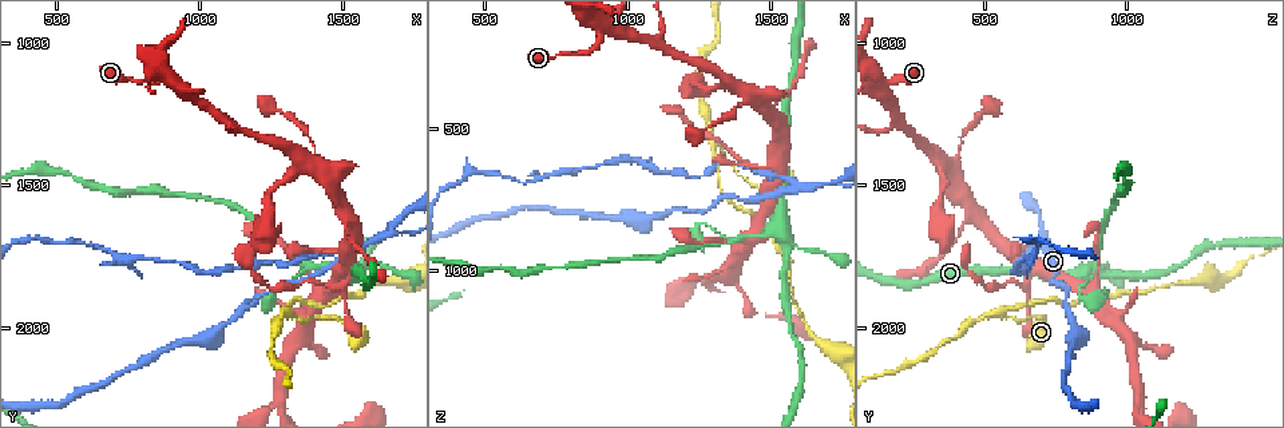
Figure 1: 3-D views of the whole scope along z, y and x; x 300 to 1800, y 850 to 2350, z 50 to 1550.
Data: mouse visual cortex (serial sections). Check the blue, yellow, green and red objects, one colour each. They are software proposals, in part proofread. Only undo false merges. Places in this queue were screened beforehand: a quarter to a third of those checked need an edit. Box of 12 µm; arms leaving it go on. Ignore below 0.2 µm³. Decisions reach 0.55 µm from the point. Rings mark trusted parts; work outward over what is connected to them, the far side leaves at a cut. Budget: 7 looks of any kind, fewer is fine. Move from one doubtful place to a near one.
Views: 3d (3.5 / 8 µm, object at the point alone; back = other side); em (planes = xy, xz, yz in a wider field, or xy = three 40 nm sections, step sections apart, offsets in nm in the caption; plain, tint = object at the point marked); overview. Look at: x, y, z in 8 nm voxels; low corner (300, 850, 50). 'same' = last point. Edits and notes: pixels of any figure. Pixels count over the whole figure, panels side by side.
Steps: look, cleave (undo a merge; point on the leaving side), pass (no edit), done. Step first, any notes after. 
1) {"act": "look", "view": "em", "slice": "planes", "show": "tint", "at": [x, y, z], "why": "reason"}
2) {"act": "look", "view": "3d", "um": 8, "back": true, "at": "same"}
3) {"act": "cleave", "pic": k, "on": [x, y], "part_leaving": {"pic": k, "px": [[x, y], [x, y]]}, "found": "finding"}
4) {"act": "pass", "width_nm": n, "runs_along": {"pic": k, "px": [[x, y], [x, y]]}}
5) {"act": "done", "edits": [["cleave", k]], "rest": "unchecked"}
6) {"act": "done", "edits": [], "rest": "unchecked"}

{"act": "look", "view": "3d", "um": 3.5, "at": [1670, 1670, 710], "why": "thin arm on a thick one"}

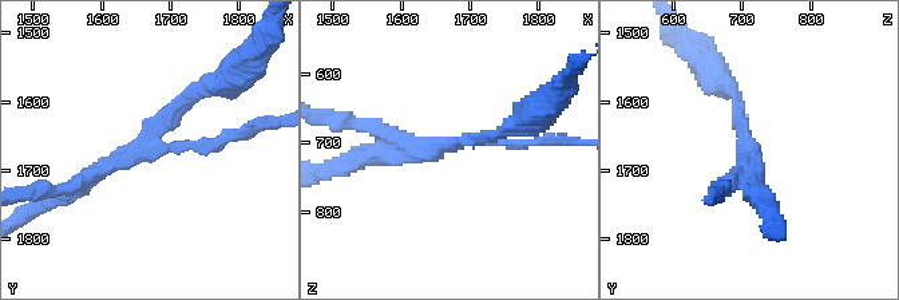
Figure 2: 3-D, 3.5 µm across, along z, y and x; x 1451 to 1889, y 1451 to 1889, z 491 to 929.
{"act": "look", "view": "em", "slice": "xy", "step": 5, "show": "tint", "at": [1655, 1665, 710], "arms": 3, "arm_widths_nm": [100, 150, 200], "why": "shape alone is not enough"}

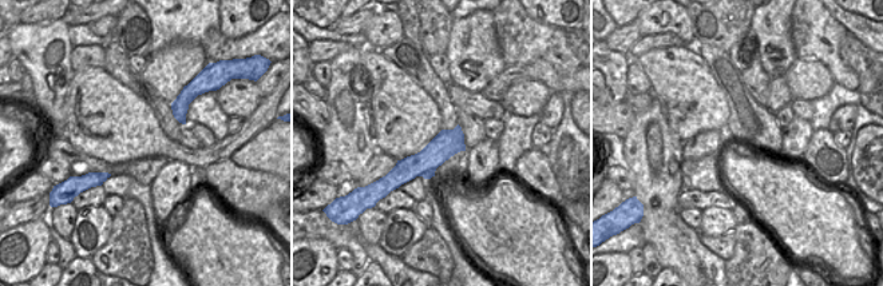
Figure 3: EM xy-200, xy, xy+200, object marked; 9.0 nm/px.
{"act": "cleave", "pic": 2, "on": [40, 188], "part_leaving": {"pic": 2, "px": [[380, 141], [372, 127], [335, 121]]}, "found": "two cells meet here"}

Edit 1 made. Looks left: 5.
{"act": "look", "view": "overview", "why": "redraw"}

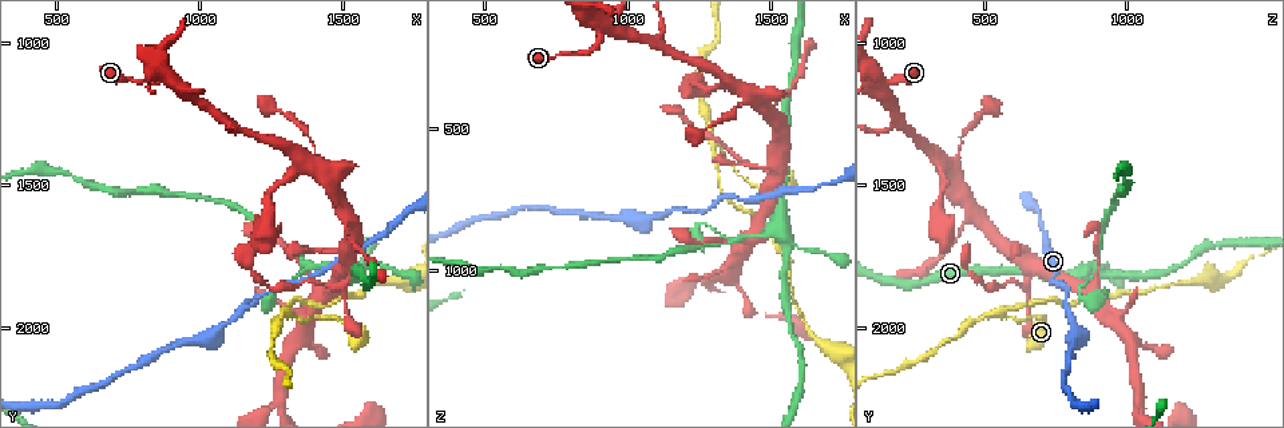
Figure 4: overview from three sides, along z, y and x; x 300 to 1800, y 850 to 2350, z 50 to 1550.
{"act": "look", "view": "3d", "um": 3.5, "at": [1520, 1810, 860], "why": "calibre changes"}

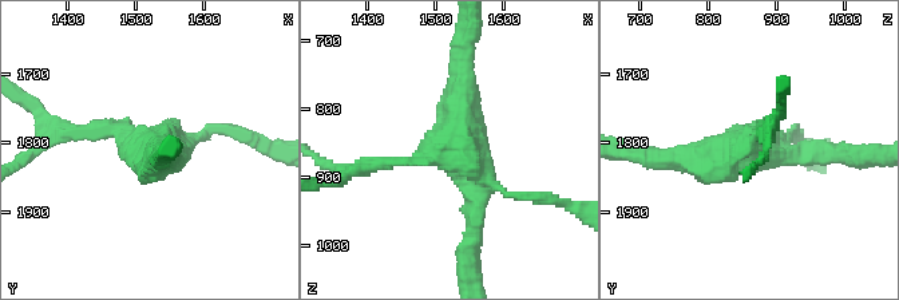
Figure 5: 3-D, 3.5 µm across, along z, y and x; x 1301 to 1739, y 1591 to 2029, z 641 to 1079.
{"act": "look", "view": "em", "slice": "xy", "step": 2, "show": "tint", "at": [1520, 1805, 855], "why": "shape alone is not enough"}

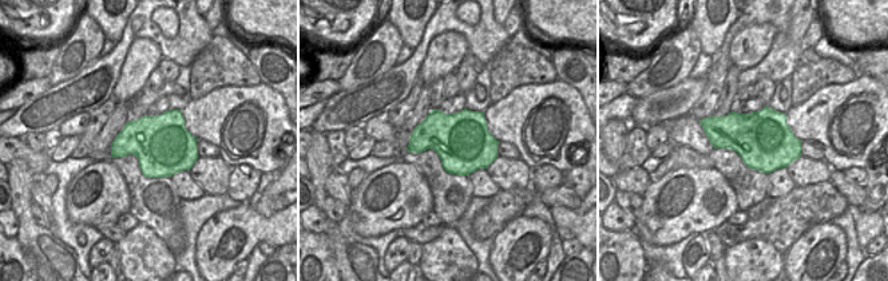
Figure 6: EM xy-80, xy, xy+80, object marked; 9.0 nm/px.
{"act": "cleave", "pic": 5, "on": [534, 196], "part_leaving": {"pic": 5, "px": [[442, 152], [380, 161], [335, 182]]}, "found": "a second cell is stuck on"}

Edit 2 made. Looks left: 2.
{"act": "done", "edits": [["cleave", 2], ["cleave", 5]], "rest": "unchecked"}

